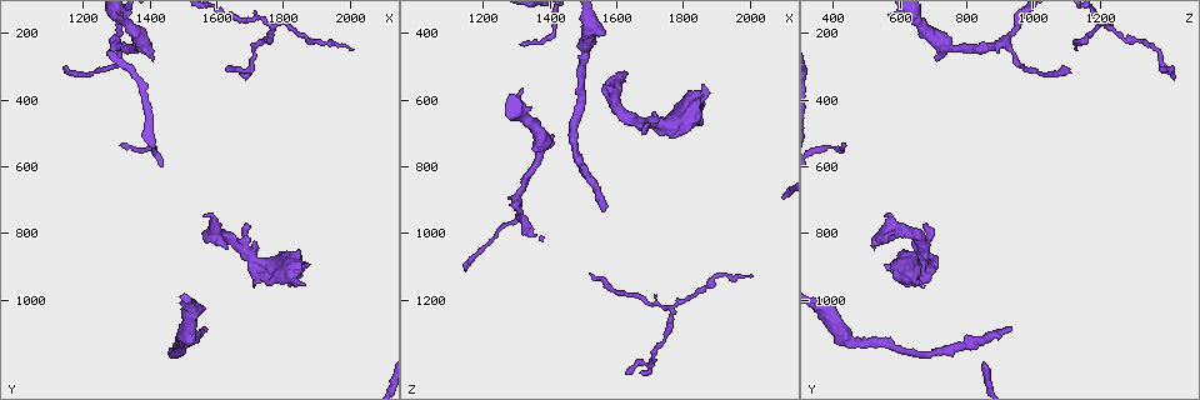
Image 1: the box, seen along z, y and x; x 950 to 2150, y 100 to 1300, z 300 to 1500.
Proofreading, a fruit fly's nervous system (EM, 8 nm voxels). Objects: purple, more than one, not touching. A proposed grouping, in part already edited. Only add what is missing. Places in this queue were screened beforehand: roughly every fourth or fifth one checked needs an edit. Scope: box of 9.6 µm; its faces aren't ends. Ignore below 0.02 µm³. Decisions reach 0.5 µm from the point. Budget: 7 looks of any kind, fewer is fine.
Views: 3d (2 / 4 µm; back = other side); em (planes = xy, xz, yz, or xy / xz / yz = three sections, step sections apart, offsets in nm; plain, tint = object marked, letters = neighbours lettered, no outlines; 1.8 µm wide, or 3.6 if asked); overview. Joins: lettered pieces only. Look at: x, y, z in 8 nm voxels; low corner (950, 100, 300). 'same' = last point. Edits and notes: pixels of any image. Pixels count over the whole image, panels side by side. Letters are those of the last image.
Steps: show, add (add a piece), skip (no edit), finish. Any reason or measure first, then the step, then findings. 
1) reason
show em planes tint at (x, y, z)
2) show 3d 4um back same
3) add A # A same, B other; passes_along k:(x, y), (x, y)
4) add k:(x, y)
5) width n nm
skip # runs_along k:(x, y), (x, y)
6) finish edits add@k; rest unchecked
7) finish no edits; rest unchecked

show em planes letters at (1700, 770, 670)

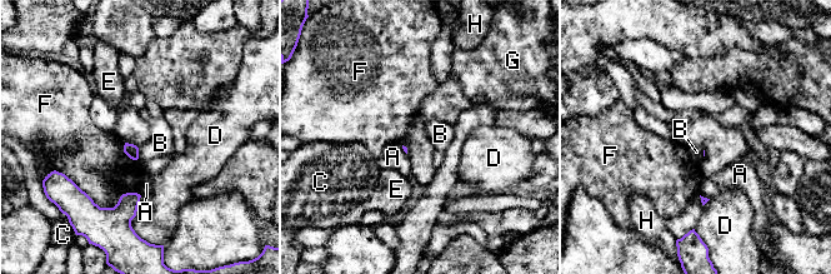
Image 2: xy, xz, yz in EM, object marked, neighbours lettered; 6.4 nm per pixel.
longest_contact F 500 nm
skip # A other, B other, C other, D other, E other, F other, G other, H other; no lettered piece goes on from it

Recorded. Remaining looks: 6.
branch stops here
show em planes plain at (1850, 900, 550)

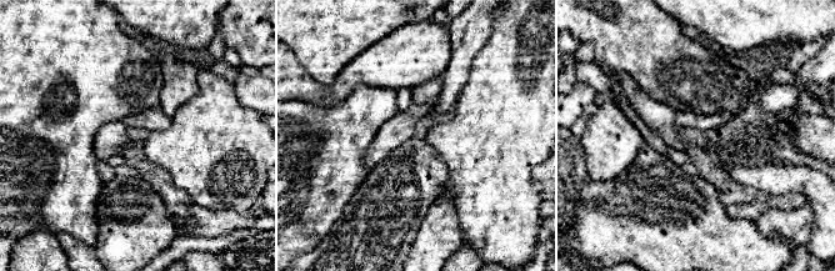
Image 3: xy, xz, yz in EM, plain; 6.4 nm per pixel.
see the neighbours
show em planes letters same

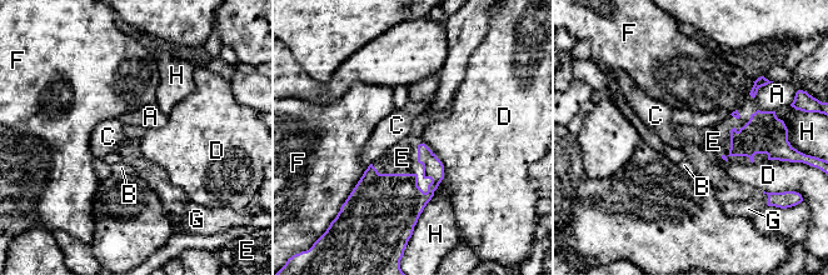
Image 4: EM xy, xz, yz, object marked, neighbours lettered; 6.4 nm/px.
longest_contact E 400 nm
add E # A other, B other, C other, D other, E same, F other, G other, H other; the neuron continues

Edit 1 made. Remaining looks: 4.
long arm stops here
show 3d 4um at (1570, 1080, 940)

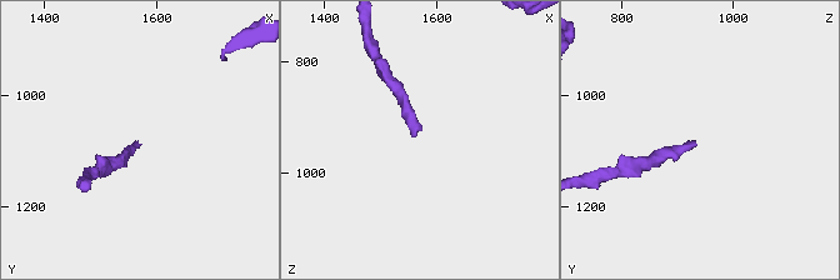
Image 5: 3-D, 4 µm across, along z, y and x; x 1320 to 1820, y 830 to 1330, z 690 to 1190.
shape alone is not enough
show em yz step 4 tint at (1565, 1085, 930)

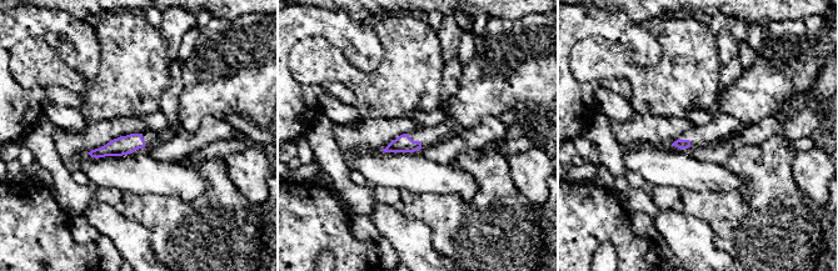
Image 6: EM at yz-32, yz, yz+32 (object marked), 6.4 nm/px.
show em planes letters same

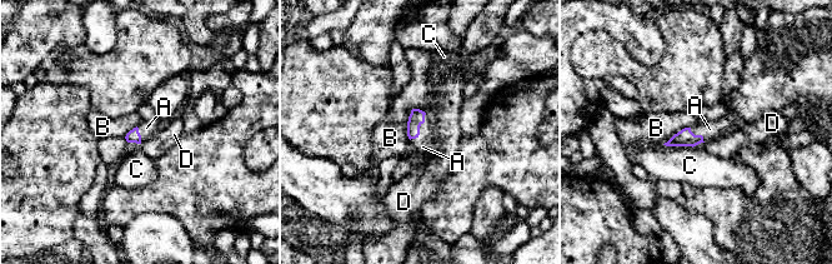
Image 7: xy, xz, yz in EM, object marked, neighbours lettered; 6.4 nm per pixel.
add A # A same, B other, C other, D other; passes_along 7:(416, 118), (419, 128), (422, 147); it goes on there

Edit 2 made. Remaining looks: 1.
finish edits add@4, add@7; rest unchecked

